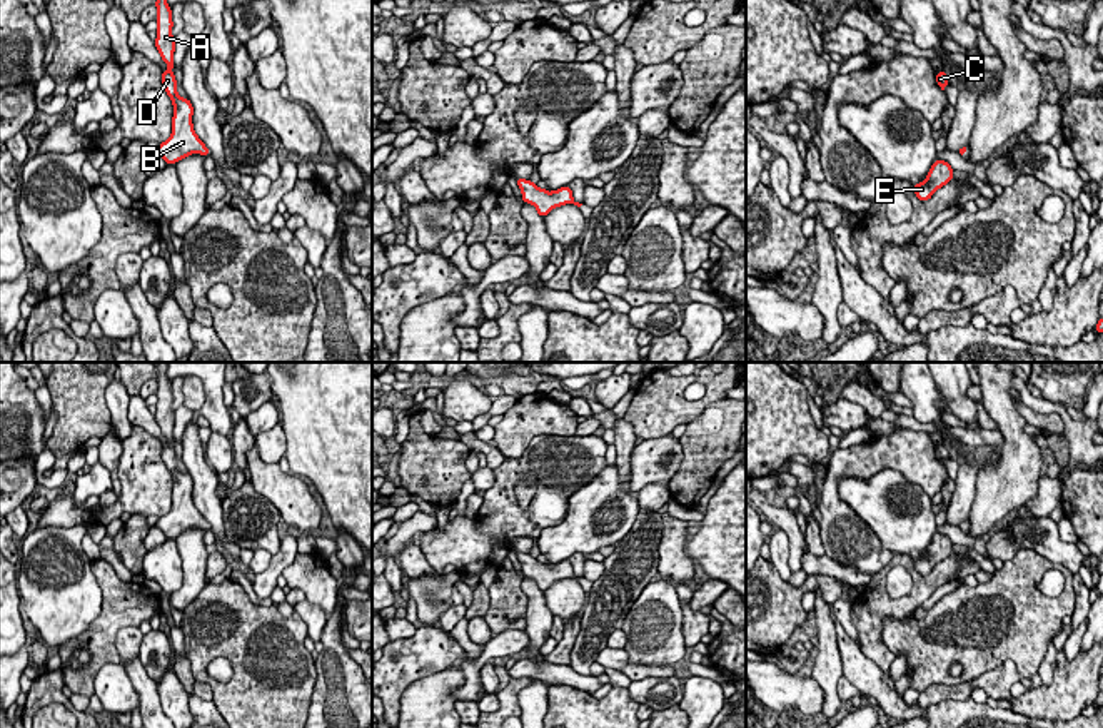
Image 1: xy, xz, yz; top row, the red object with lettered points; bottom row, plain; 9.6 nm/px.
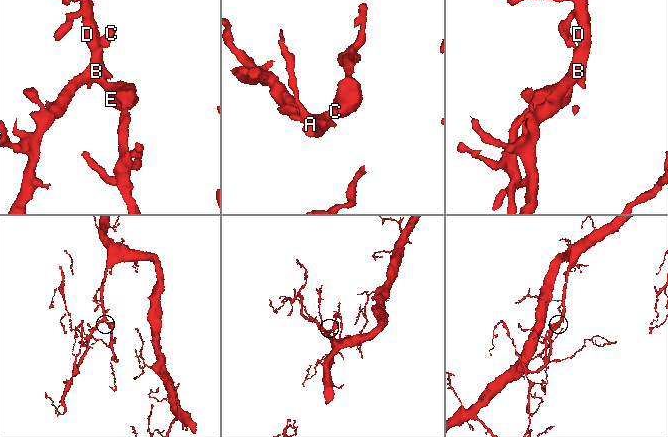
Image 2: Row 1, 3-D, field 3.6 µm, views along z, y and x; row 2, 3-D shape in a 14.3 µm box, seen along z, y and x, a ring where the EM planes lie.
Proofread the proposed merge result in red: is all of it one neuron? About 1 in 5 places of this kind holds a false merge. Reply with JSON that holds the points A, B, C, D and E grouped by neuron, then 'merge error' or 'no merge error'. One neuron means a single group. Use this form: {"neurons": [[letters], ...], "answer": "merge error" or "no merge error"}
{"neurons": [["A", "B", "C", "D", "E"]], "answer": "no merge error"}

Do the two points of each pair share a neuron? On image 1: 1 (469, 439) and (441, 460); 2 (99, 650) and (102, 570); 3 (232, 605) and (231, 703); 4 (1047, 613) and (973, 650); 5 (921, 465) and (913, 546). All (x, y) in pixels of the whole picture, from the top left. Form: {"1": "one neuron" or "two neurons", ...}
{"1": "two neurons", "2": "one neuron", "3": "one neuron", "4": "one neuron", "5": "two neurons"}

